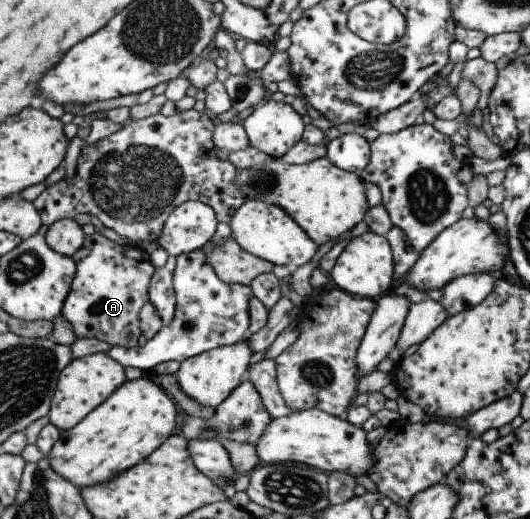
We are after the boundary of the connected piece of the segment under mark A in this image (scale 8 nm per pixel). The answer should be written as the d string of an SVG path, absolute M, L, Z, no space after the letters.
M94 233L86 237L84 244L73 254L73 257L76 261L76 264L78 265L77 273L75 276L75 282L71 288L71 292L67 296L67 300L64 303L63 315L72 323L72 326L74 327L78 338L86 337L89 339L98 339L101 341L109 342L111 345L116 347L138 347L138 340L140 340L140 336L143 335L143 332L141 331L140 313L143 310L144 305L150 300L149 290L153 276L156 272L156 269L154 269L154 266L152 266L152 262L150 262L150 255L148 252L143 251L136 245L118 244L118 242L109 240L102 234Z

